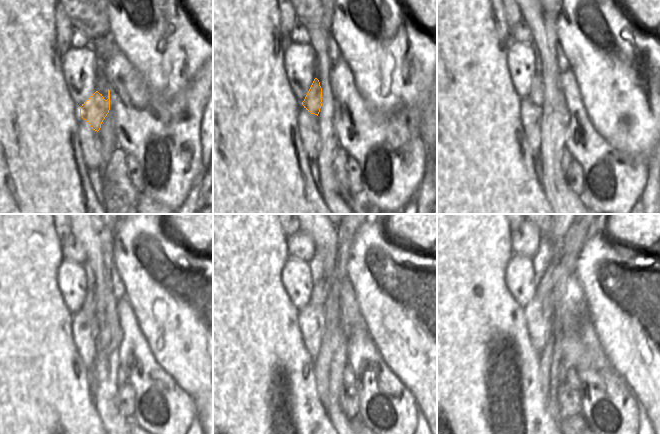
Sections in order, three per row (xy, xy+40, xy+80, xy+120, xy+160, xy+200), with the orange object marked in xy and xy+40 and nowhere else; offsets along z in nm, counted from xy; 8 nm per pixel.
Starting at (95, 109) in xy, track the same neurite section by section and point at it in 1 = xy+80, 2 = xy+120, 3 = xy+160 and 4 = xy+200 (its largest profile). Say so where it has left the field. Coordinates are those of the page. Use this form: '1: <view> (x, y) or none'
1: xy+80 (536, 94)
2: xy+120 (89, 306)
3: xy+160 (318, 296)
4: xy+200 (565, 252)

